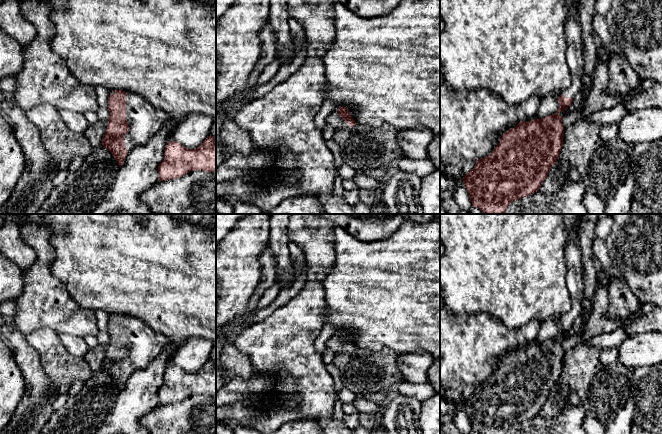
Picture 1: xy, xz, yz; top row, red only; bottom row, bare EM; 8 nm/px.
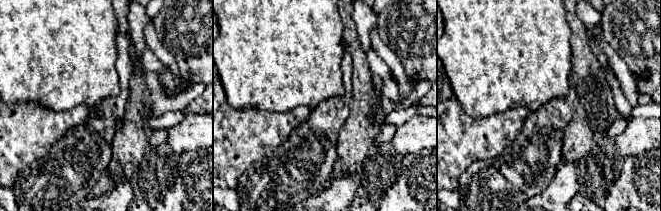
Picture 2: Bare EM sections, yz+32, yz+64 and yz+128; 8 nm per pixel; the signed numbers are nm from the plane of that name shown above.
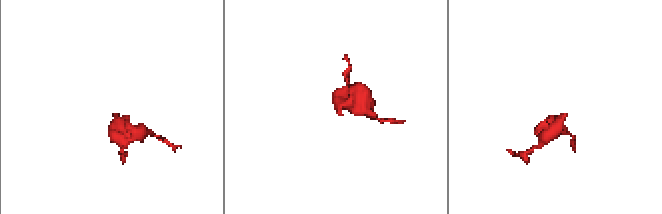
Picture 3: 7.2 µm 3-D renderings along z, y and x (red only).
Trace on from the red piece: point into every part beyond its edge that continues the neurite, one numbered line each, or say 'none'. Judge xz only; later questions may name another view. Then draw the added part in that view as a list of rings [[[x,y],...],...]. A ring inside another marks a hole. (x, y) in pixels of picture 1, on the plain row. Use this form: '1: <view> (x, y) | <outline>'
1: xz (333, 344) | [[[334,332],[332,337],[326,343],[326,349],[331,350],[335,354],[350,352],[350,350],[338,339],[338,332]]]

